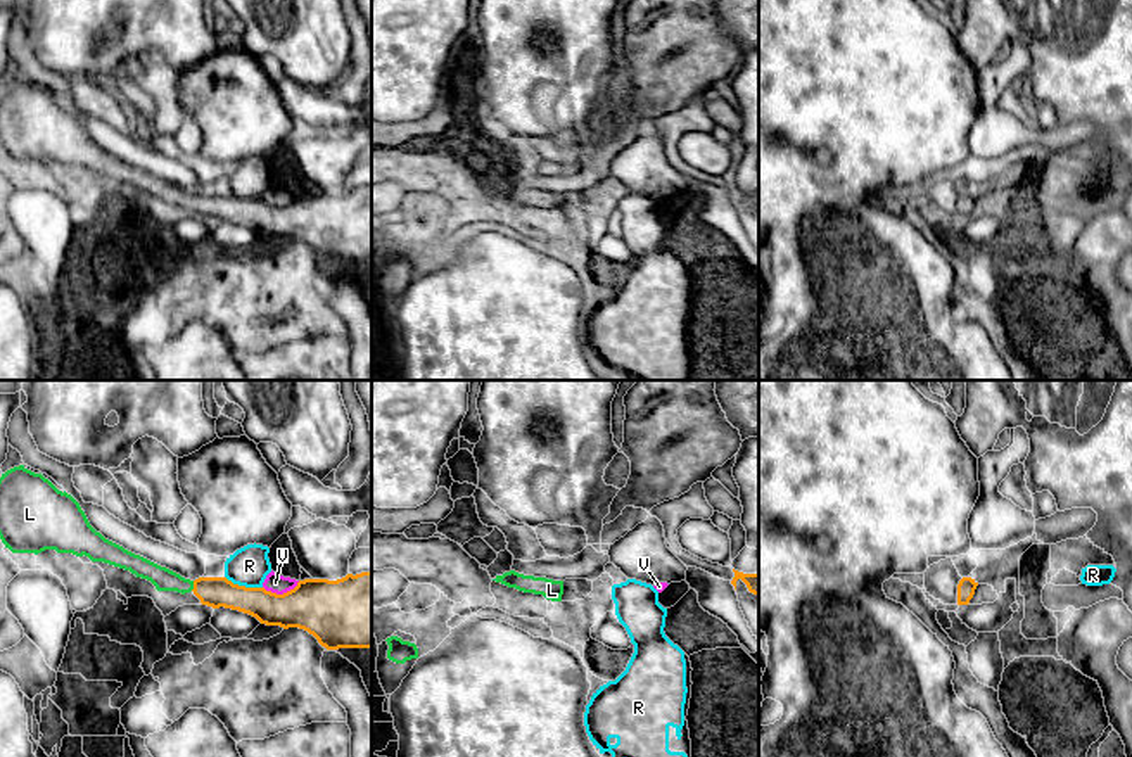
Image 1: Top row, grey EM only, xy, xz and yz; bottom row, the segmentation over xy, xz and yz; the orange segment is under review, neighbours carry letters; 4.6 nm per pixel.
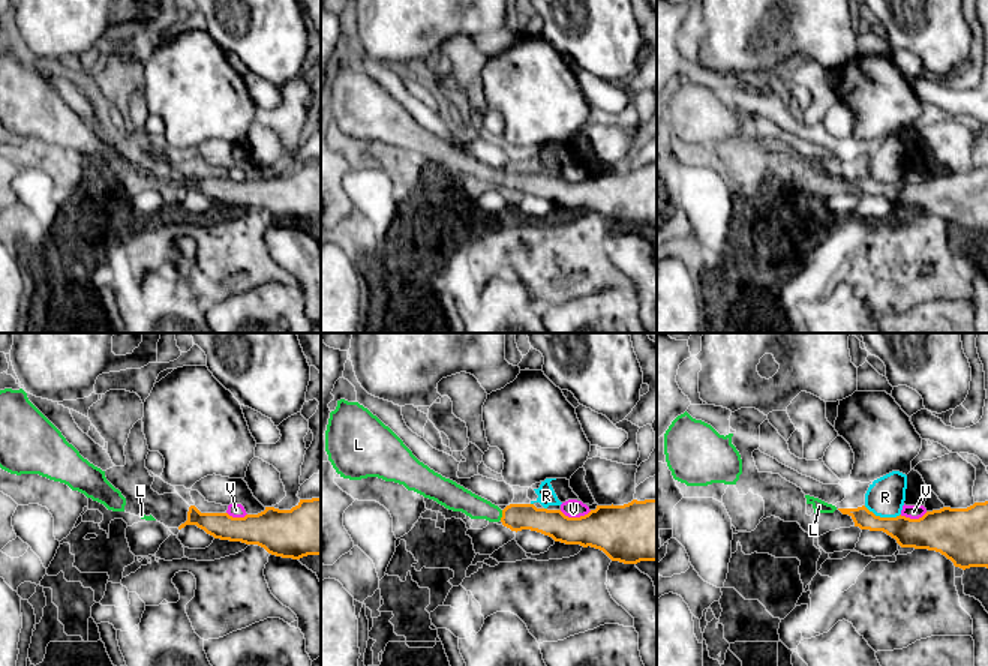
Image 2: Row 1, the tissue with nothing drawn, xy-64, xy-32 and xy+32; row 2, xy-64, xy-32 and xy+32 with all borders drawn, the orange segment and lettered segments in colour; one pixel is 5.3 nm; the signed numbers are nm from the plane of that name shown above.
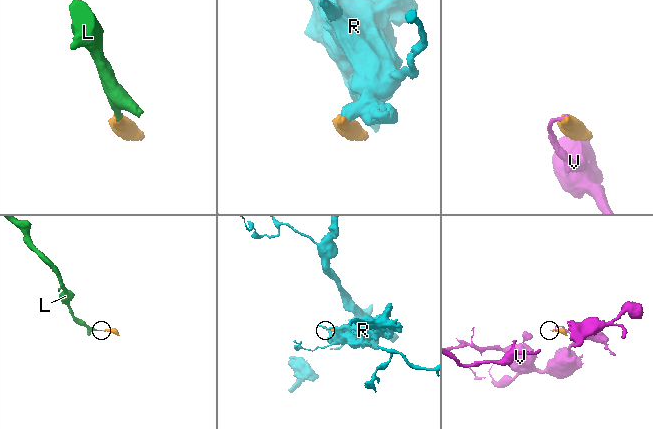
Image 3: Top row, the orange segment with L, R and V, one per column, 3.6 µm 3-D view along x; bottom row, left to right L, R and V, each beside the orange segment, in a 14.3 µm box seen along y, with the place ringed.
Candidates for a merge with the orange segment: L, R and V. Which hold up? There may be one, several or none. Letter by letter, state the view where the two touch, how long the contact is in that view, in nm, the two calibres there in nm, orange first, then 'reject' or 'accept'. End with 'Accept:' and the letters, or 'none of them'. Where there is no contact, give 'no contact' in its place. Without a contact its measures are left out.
L: xy | 50 nm | 140/110 nm | accept
R: xy | 190 nm | 170/190 nm | reject
V: xy | 180 nm | 280/90 nm | reject
Accept: L

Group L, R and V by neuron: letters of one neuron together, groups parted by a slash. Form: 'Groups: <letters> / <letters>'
Groups: L / R / V

